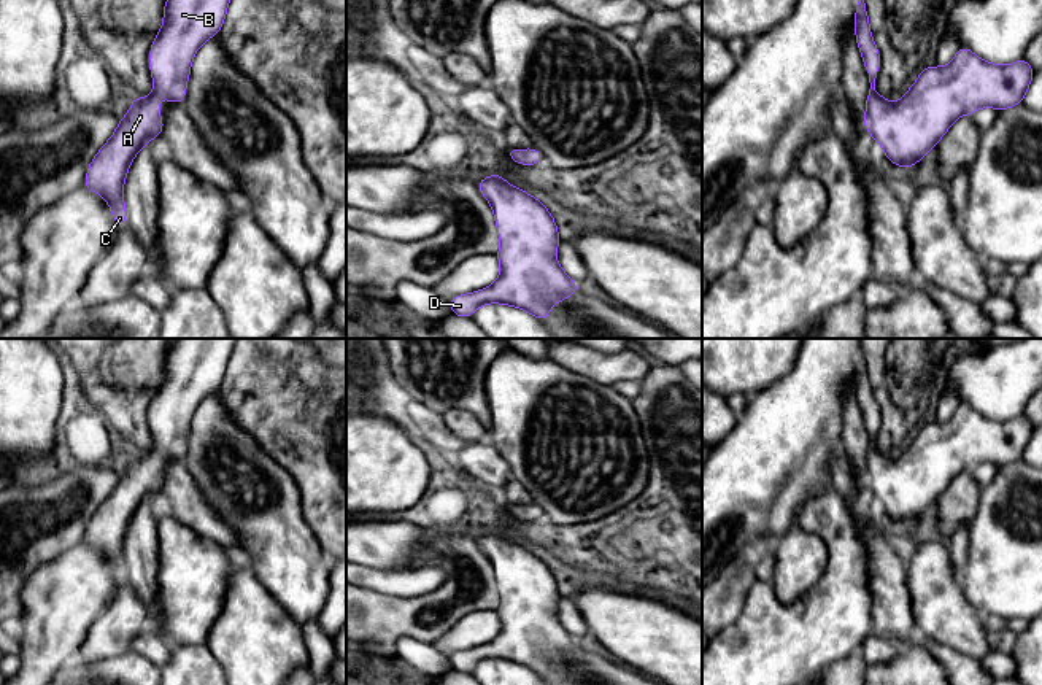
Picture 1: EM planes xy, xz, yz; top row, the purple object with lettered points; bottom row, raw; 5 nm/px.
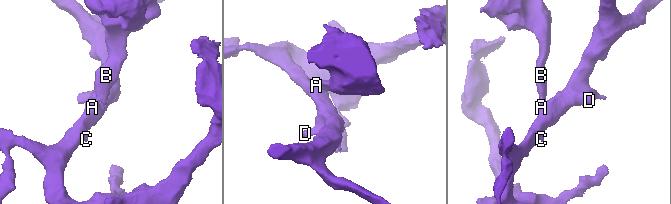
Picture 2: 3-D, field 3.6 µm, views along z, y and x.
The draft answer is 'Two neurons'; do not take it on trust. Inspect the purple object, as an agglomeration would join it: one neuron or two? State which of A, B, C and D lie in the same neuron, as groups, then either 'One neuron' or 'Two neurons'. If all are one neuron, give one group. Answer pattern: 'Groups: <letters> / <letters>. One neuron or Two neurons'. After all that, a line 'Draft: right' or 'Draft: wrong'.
Groups: A B C D. One neuron
Draft: wrong

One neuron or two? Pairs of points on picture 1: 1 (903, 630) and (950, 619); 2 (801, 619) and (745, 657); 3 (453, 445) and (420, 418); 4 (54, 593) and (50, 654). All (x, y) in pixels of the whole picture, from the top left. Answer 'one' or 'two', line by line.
1: two
2: one
3: one
4: one

